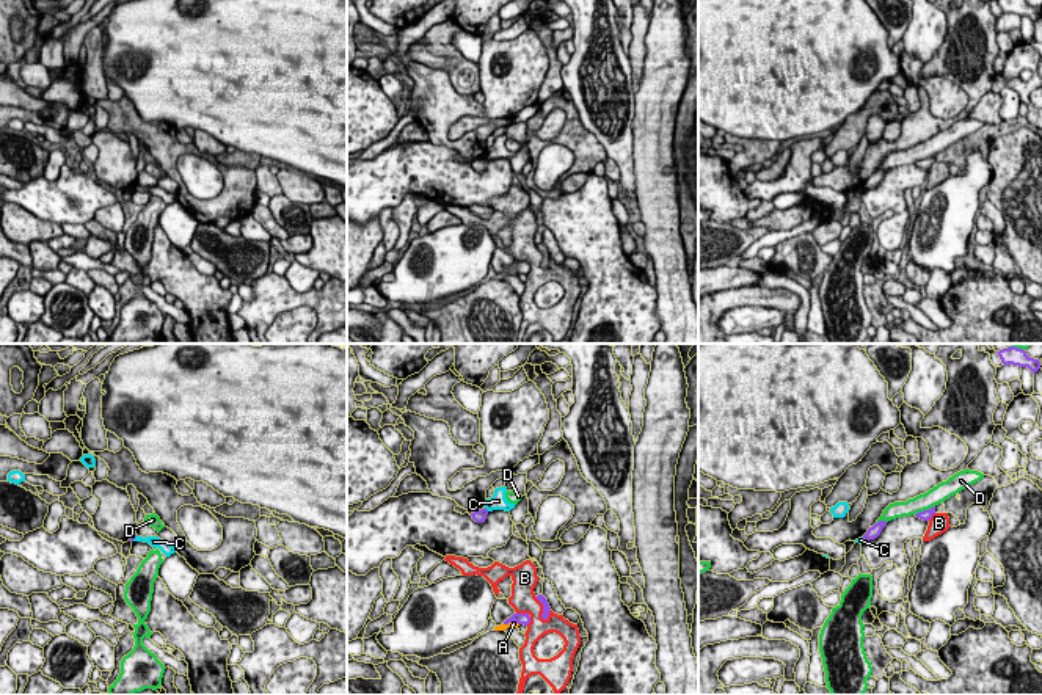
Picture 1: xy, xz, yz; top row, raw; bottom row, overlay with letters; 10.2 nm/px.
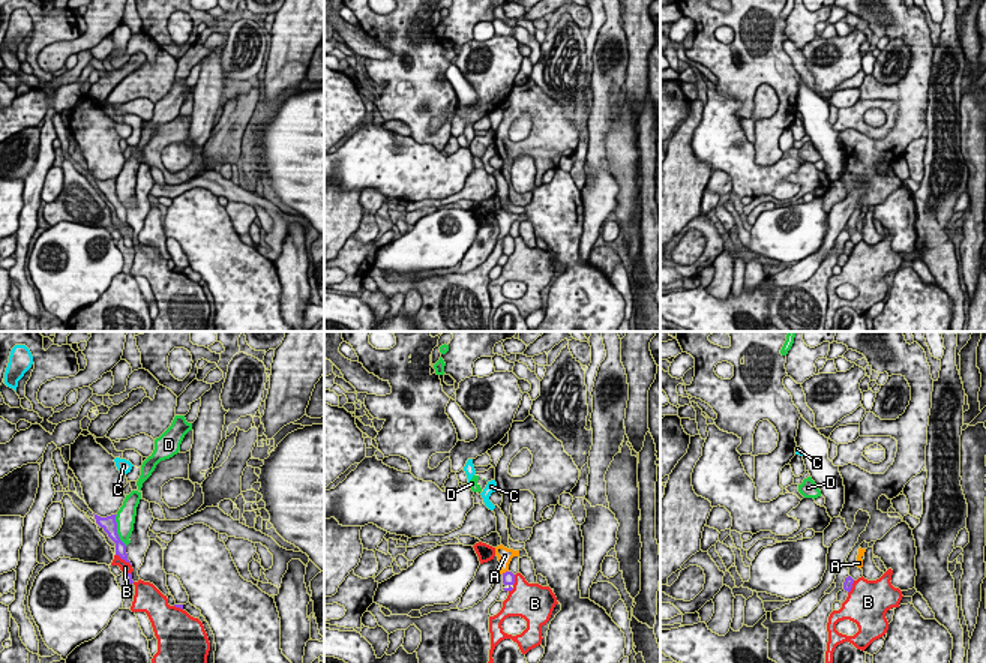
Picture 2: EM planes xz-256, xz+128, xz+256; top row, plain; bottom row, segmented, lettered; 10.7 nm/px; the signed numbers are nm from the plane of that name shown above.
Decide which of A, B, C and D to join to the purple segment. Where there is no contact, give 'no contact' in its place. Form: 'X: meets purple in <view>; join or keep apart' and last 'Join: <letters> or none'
A: meets purple in xz; keep apart
B: meets purple in xz; keep apart
C: meets purple in xy; keep apart
D: meets purple in yz; keep apart
Join: none

